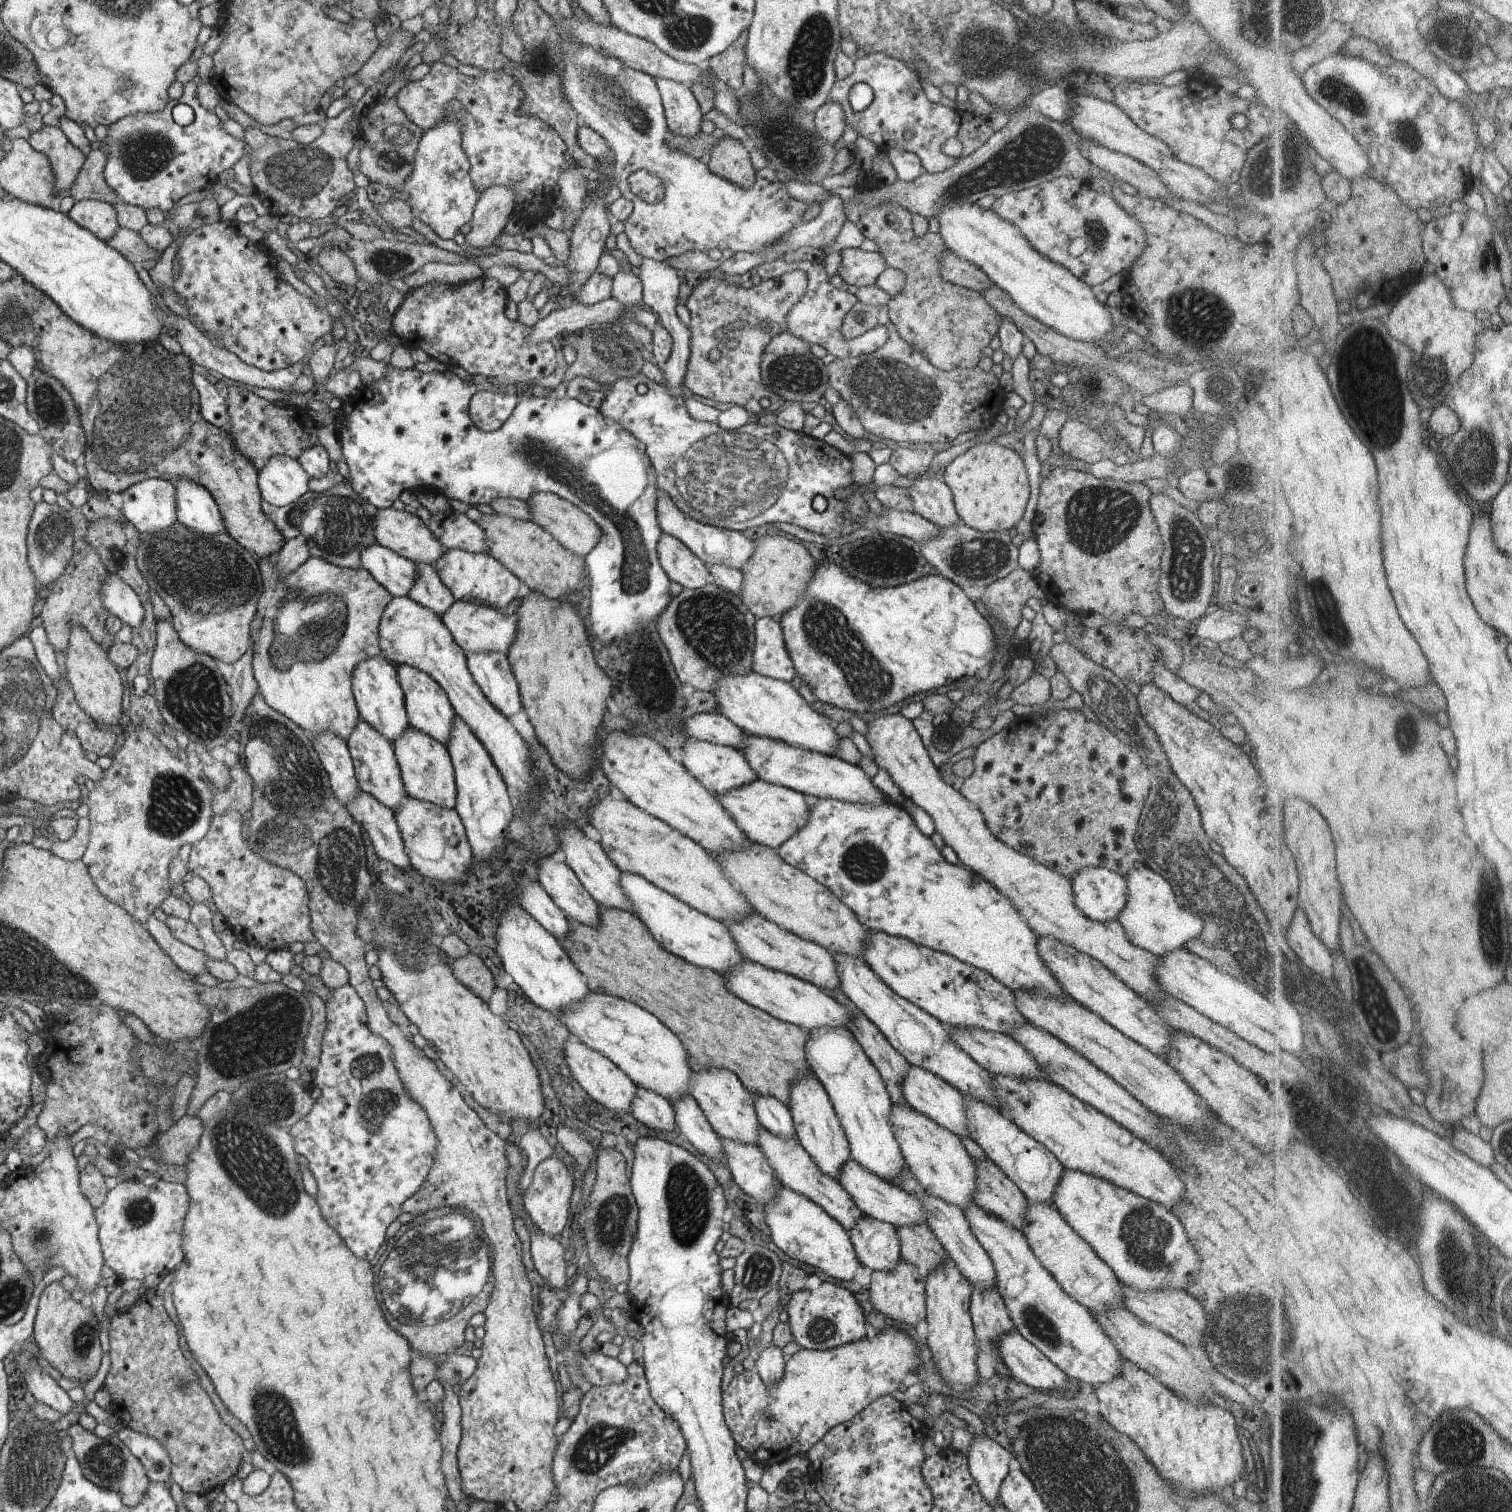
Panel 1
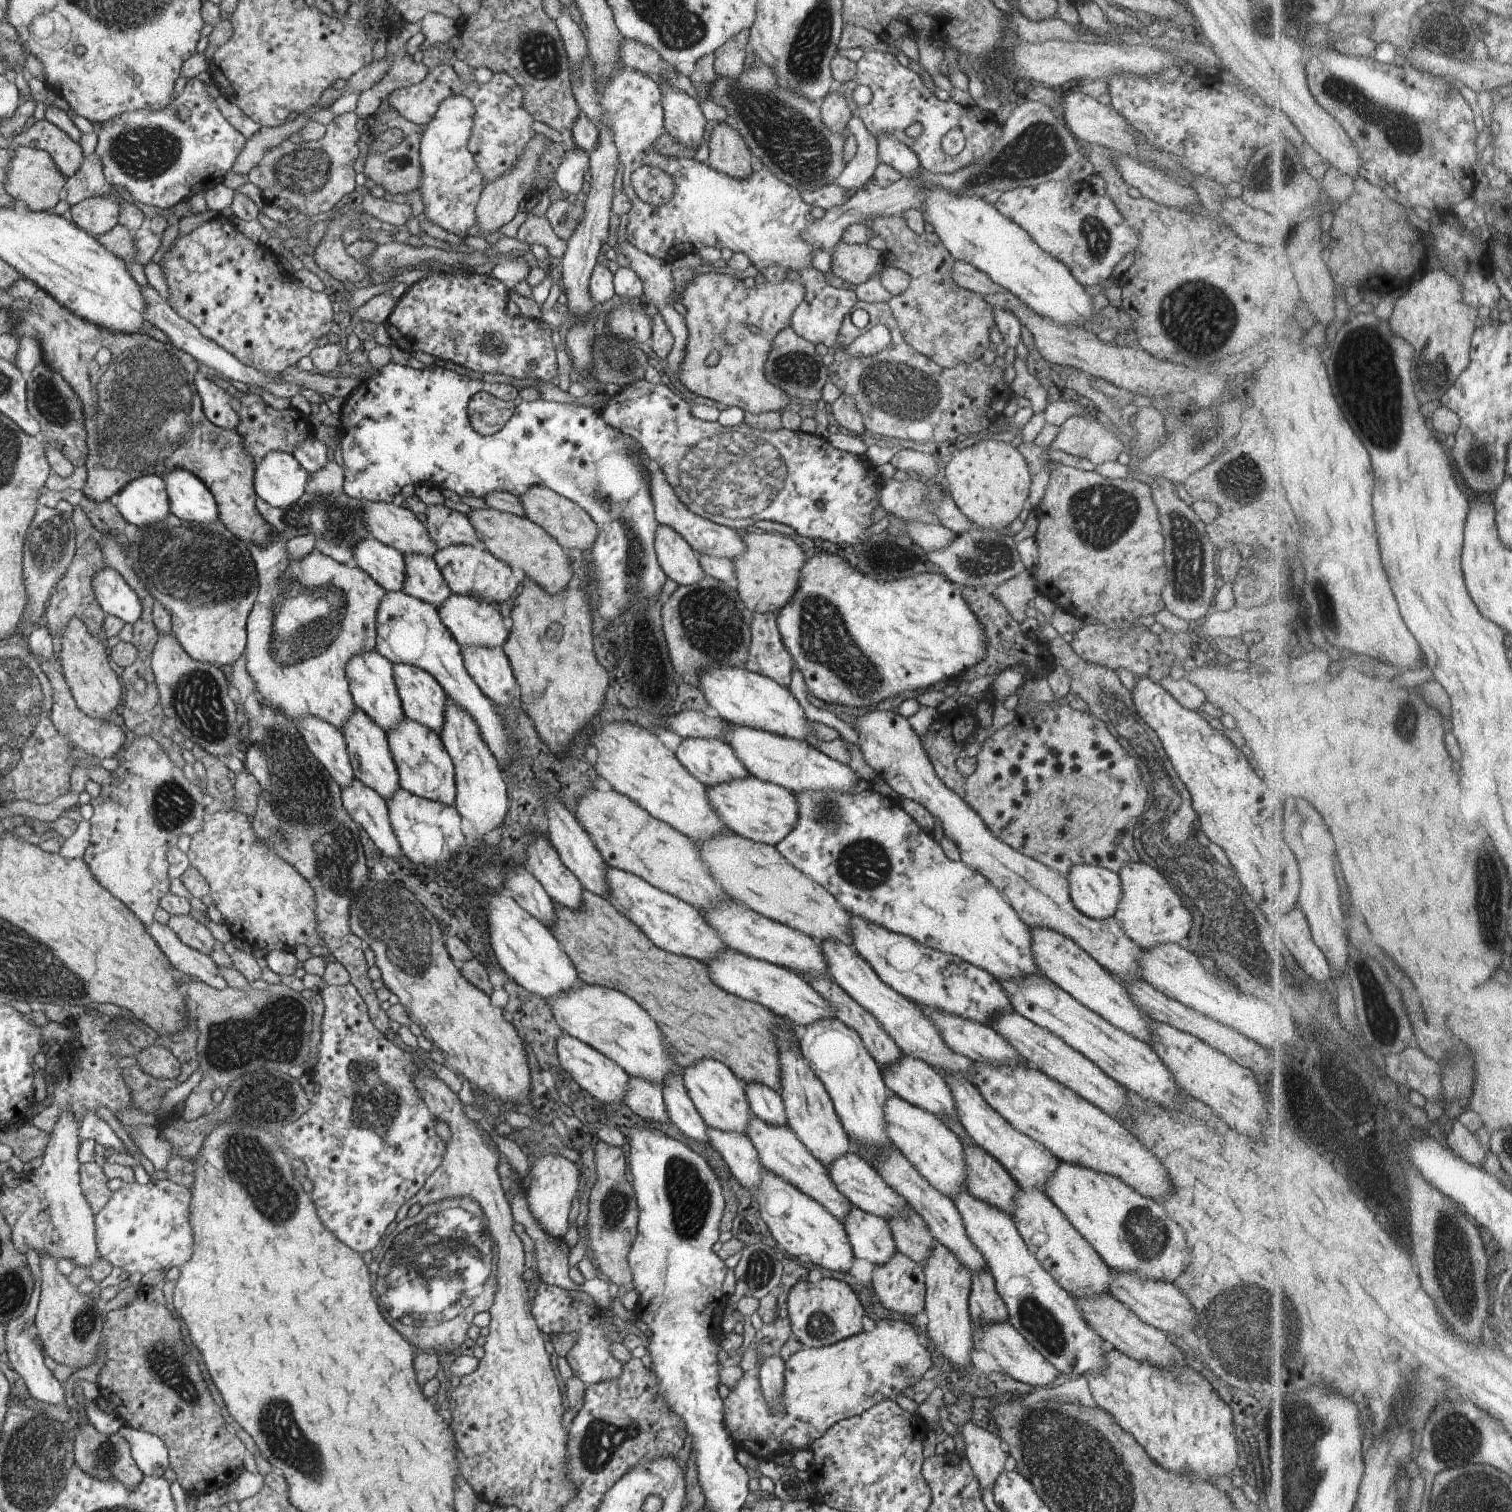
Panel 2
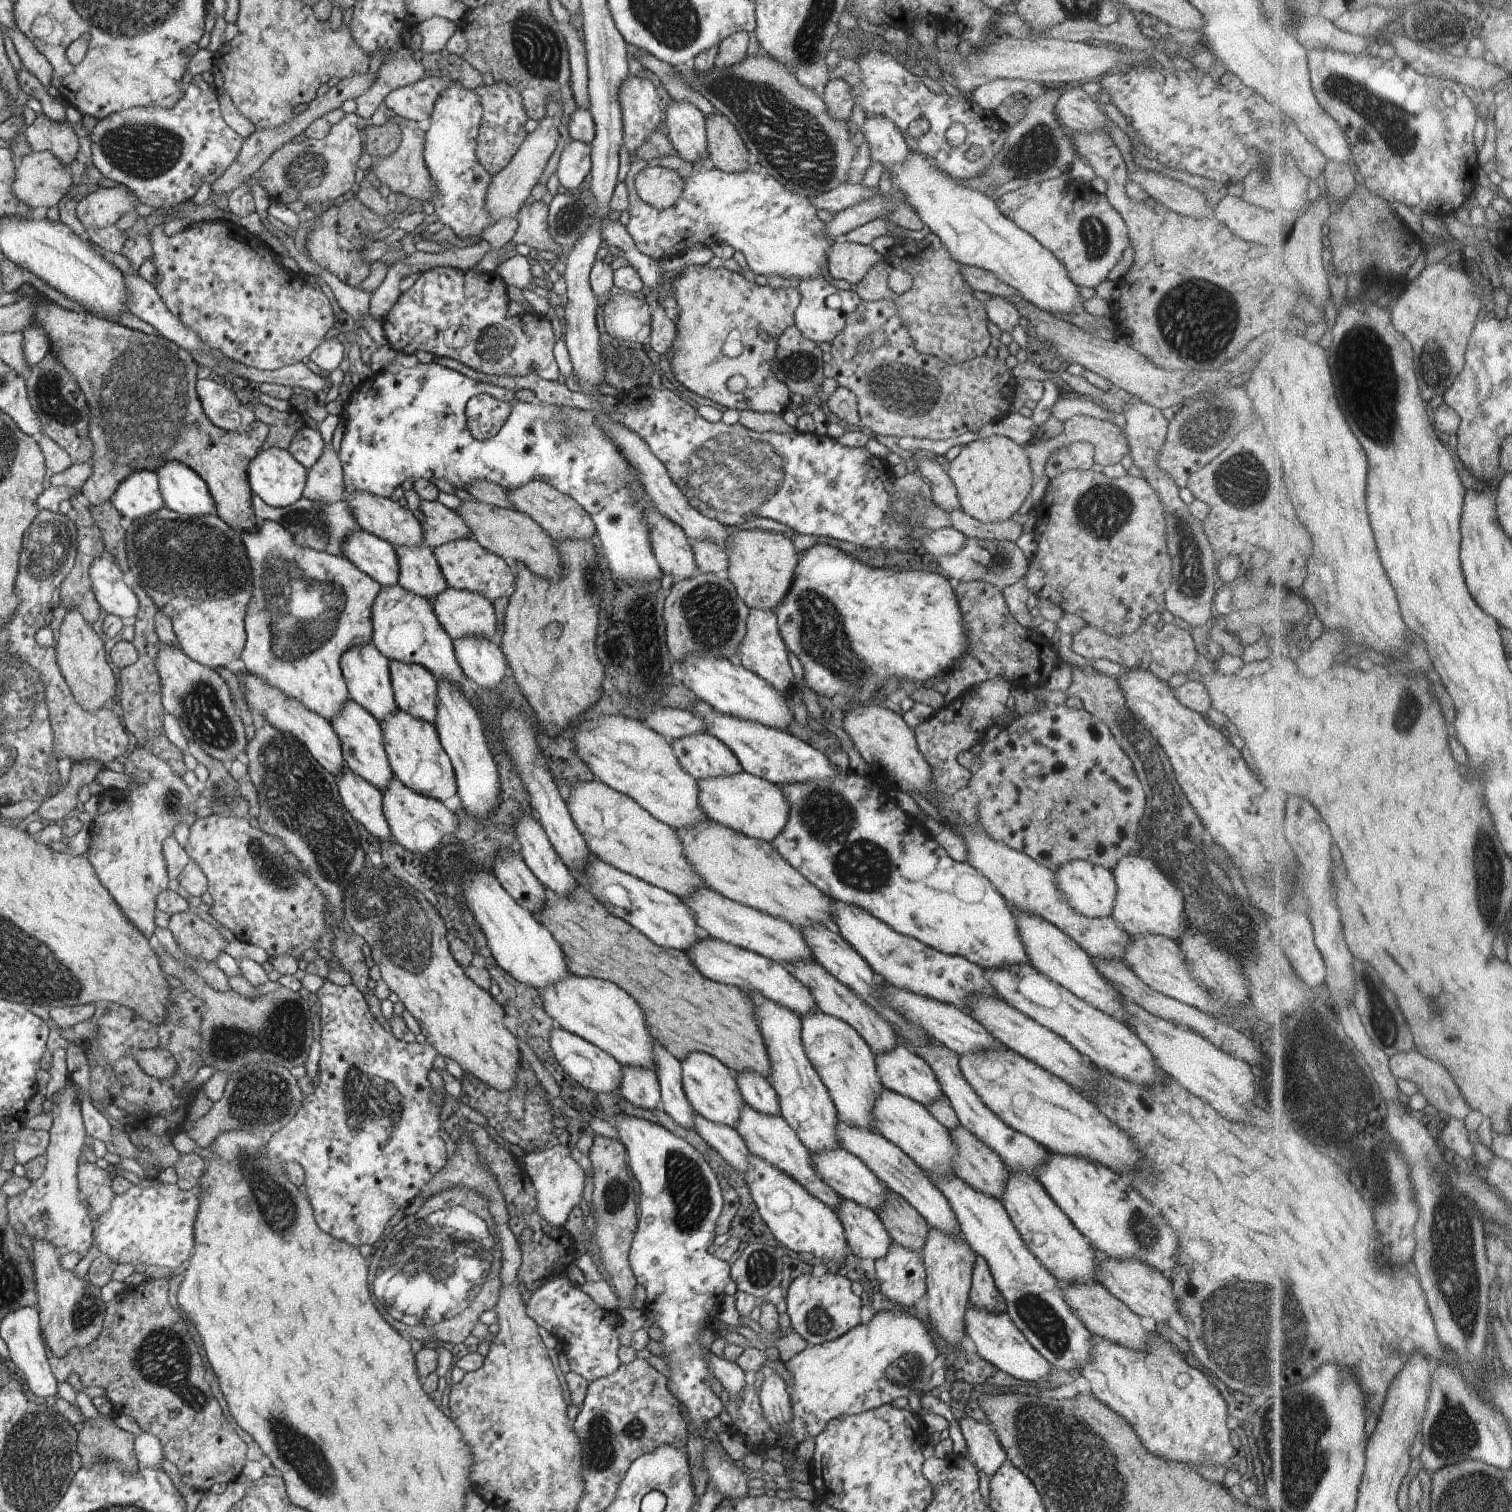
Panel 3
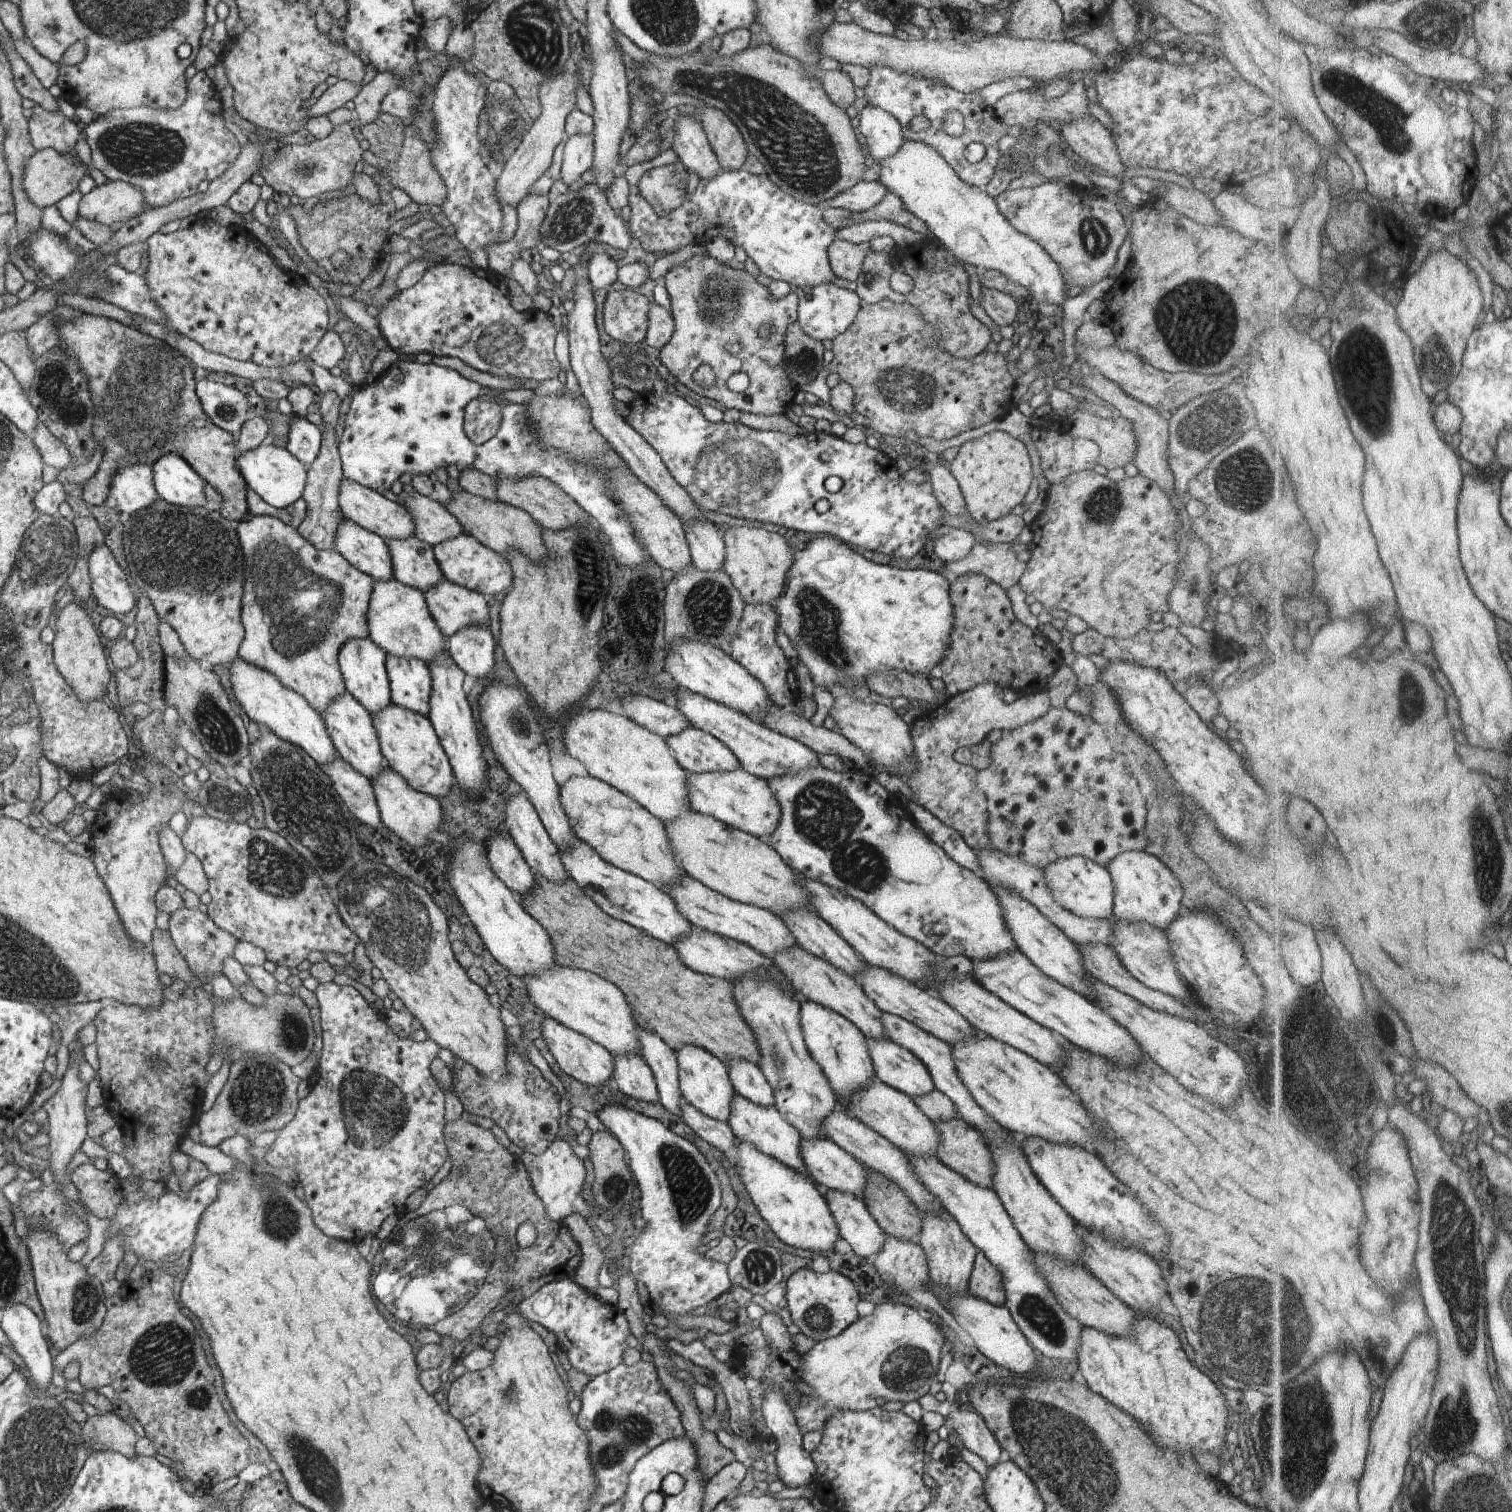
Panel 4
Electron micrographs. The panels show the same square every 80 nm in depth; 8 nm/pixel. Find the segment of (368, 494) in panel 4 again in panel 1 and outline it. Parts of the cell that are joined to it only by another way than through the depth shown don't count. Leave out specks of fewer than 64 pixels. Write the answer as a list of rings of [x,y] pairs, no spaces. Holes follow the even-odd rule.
[[[392,506],[379,509],[376,518],[375,536],[378,544],[385,545],[386,548],[393,549],[394,552],[418,564],[430,563],[434,565],[442,554],[447,551],[438,542],[437,537],[433,535],[430,526],[426,526],[416,513],[400,511]]]

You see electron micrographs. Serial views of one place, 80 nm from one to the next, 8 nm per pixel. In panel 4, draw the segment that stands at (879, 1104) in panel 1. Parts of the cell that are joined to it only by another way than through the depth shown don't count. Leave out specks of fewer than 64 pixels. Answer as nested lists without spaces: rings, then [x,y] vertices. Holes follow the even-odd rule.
[[[804,999],[801,1002],[800,1020],[804,1040],[810,1054],[828,1077],[833,1092],[836,1094],[838,1107],[847,1110],[849,1096],[875,1076],[867,1047],[867,1038],[850,1020],[845,1019],[835,1010],[810,999]]]

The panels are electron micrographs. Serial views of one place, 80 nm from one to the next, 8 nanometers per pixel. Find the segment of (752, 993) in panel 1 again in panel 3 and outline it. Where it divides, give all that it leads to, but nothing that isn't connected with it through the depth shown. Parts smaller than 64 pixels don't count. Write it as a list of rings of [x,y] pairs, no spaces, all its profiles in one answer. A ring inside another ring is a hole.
[[[713,937],[696,942],[686,954],[705,978],[718,982],[718,984],[734,986],[741,991],[760,992],[766,1000],[772,1000],[774,1004],[780,1004],[782,1008],[787,1007],[798,1018],[804,1018],[806,1014],[811,1015],[819,1008],[810,990],[802,982],[796,980],[794,976],[791,976],[787,966],[782,963],[734,947]]]

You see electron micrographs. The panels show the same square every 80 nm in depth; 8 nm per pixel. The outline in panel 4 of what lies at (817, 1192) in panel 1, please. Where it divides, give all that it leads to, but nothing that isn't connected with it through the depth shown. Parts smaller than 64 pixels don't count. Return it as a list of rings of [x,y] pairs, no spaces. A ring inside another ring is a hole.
[[[735,1092],[731,1102],[730,1114],[726,1122],[733,1130],[736,1138],[742,1139],[750,1145],[754,1145],[760,1152],[777,1158],[786,1166],[796,1169],[801,1175],[809,1177],[799,1151],[801,1134],[798,1132],[798,1129],[794,1128],[793,1124],[790,1124],[786,1120],[785,1116],[775,1105],[767,1107],[755,1105],[746,1097]]]

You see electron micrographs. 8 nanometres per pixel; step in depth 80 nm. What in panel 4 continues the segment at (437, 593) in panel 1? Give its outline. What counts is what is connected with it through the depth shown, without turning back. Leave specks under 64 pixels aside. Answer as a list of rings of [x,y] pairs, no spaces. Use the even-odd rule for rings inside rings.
[[[416,535],[388,539],[393,557],[393,576],[402,584],[420,589],[432,588],[444,578],[433,547]]]

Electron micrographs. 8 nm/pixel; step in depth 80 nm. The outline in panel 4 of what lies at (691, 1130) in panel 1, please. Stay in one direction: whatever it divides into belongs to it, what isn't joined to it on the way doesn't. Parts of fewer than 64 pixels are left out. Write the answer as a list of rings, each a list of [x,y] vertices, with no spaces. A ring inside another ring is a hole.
[[[644,1026],[637,1028],[639,1054],[645,1060],[645,1063],[652,1069],[656,1084],[658,1087],[659,1102],[670,1112],[681,1117],[681,1090],[679,1087],[678,1063],[675,1052],[660,1038],[657,1032],[652,1032]]]

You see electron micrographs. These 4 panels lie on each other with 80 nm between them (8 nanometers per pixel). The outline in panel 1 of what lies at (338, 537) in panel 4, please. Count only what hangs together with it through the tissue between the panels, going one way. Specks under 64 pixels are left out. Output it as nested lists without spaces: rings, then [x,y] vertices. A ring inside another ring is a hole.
[[[377,542],[362,552],[361,567],[370,571],[393,597],[408,595],[418,576],[413,561]]]

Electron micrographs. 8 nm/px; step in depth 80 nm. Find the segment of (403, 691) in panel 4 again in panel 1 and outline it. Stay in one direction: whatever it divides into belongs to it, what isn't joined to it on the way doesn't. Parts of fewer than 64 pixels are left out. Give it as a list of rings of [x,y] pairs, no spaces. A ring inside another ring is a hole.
[[[396,665],[396,670],[405,694],[405,708],[408,710],[409,724],[447,746],[456,714],[450,705],[446,692],[428,673],[424,673],[418,668],[409,665]]]

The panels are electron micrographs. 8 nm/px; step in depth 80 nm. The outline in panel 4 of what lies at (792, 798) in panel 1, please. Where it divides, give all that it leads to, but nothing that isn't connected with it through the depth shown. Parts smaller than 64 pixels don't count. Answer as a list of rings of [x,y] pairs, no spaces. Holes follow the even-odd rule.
[[[742,767],[728,772],[686,774],[687,794],[692,810],[713,816],[724,824],[763,839],[767,839],[778,826],[780,806],[766,779],[758,778]]]

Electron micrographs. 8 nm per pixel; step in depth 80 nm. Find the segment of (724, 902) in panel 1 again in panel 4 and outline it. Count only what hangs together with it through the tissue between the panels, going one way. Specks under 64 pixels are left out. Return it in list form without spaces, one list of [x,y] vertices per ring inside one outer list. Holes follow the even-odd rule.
[[[590,774],[587,776],[573,776],[560,787],[560,800],[575,836],[591,846],[610,864],[621,868],[623,871],[641,876],[644,880],[662,889],[666,888],[666,884],[671,885],[679,881],[682,875],[686,875],[686,872],[675,859],[673,849],[670,848],[663,822],[650,814],[639,802],[632,800],[617,788],[611,787],[610,784],[598,780]]]

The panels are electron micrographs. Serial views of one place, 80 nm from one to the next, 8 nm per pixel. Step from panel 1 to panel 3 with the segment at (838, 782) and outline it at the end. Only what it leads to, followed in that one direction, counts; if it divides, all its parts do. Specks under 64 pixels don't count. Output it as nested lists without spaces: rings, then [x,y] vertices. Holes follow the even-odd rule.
[[[699,699],[694,702],[691,712],[694,712],[694,716],[700,716],[704,720],[708,733],[722,740],[722,743],[734,752],[743,771],[778,785],[780,788],[788,784],[804,784],[804,782],[824,780],[824,778],[842,774],[824,753],[791,733],[774,730],[774,728],[748,722],[748,720],[740,720],[736,716],[723,715],[722,712],[716,712],[714,708]]]

